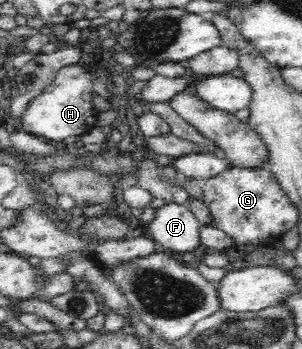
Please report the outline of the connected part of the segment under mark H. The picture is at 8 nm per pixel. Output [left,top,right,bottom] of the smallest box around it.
[21,63,99,144]

